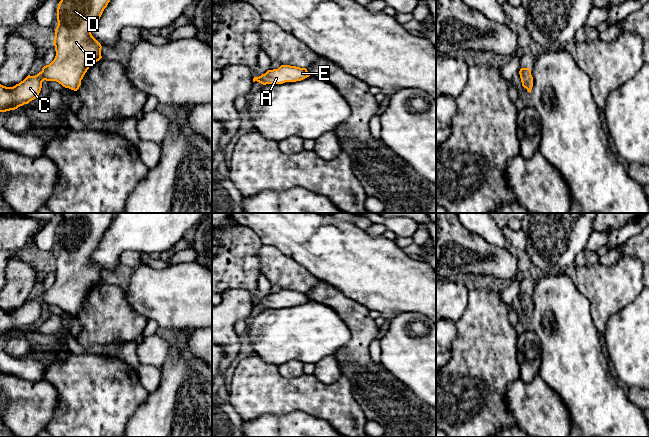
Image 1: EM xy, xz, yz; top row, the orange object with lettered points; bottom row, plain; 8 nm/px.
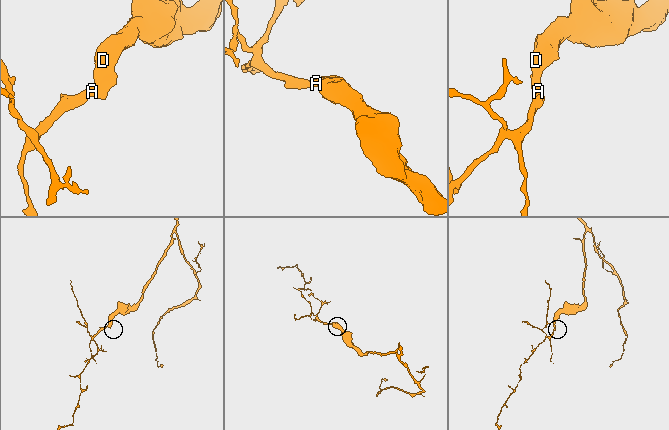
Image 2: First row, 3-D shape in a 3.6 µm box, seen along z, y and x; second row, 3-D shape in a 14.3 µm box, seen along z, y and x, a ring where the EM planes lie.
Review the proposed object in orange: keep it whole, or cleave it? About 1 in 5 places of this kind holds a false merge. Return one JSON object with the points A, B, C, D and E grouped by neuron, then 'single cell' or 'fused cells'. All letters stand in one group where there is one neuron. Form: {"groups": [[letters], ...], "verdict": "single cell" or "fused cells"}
{"groups": [["A", "B", "C", "D", "E"]], "verdict": "single cell"}

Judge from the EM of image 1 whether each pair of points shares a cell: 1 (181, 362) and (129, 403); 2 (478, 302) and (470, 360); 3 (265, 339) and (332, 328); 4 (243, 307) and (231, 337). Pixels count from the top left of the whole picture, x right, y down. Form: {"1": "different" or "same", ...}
{"1": "different", "2": "same", "3": "same", "4": "same"}

